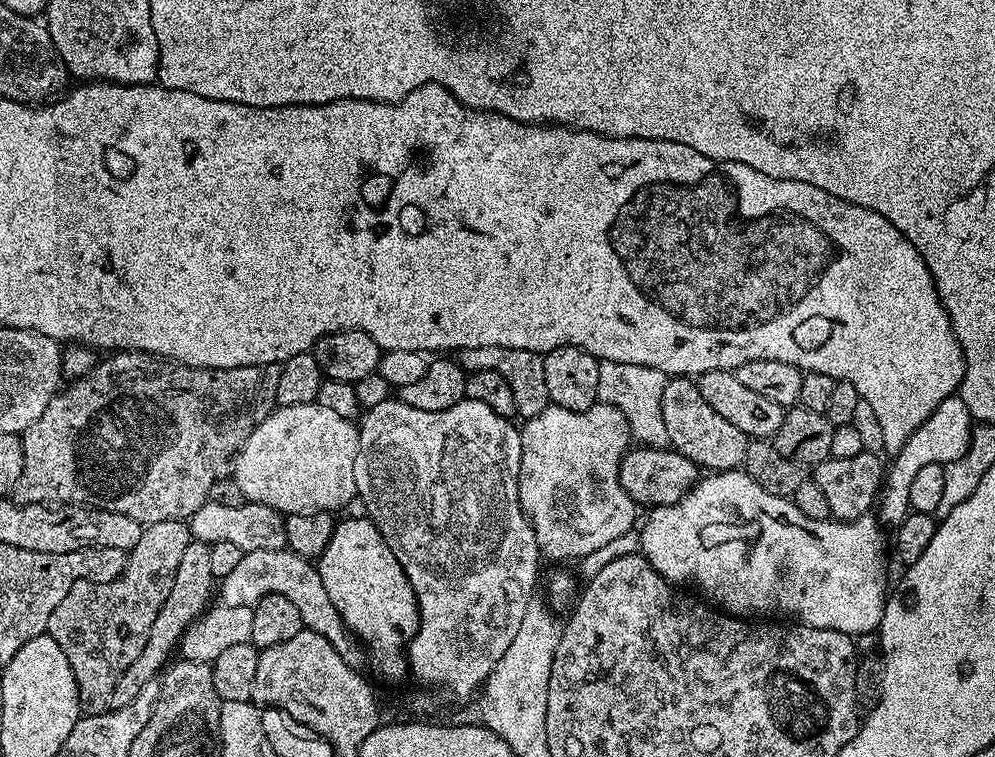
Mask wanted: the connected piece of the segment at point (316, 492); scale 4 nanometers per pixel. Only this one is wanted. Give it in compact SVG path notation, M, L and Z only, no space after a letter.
M285 404L269 411L260 425L253 427L234 457L234 479L245 501L265 504L278 513L331 512L344 508L358 493L354 482L354 458L360 445L360 429L353 421L326 410L321 404Z

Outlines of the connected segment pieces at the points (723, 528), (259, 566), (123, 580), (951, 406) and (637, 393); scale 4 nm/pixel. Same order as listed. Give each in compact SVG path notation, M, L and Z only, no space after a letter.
M733 470L731 472L712 472L708 476L701 479L699 482L693 484L692 488L683 496L678 502L673 504L667 504L661 508L652 508L649 511L648 521L644 524L644 529L640 532L640 548L639 551L644 555L650 562L650 566L654 570L658 570L658 574L664 577L669 584L673 586L681 586L680 584L697 584L700 587L700 592L705 596L707 603L709 605L715 606L721 613L727 614L729 616L735 616L737 618L780 618L776 616L789 616L789 621L795 622L797 624L804 624L807 628L825 628L826 630L838 630L839 632L845 632L847 636L853 638L859 638L863 632L875 633L880 626L880 620L884 616L884 606L886 603L886 593L889 591L888 588L888 572L884 569L884 532L885 529L882 527L881 521L877 519L875 515L869 514L860 517L858 520L851 522L841 522L835 518L829 518L827 520L815 520L810 518L806 514L802 514L802 510L798 510L798 506L789 497L786 496L775 496L770 494L766 490L762 490L762 486L758 486L758 482L754 482L754 478L750 478L747 472L743 470Z
M284 548L246 552L242 562L238 562L238 567L230 570L230 574L223 576L218 584L218 600L220 596L219 603L226 608L252 608L259 600L270 594L290 598L290 602L298 606L305 629L322 634L341 650L347 649L349 633L338 610L334 610L334 602L330 602L330 594L326 594L326 586L322 586L319 567L311 559L305 559L298 553Z
M183 519L163 520L147 525L141 531L136 545L127 553L128 561L125 564L123 561L122 571L116 579L107 580L105 584L95 584L90 580L74 582L66 598L62 598L54 614L50 614L47 634L65 651L77 680L81 705L85 709L104 710L109 707L118 678L130 666L130 662L134 662L134 658L142 654L142 646L146 646L150 626L154 626L154 618L158 618L162 602L166 602L170 595L170 586L174 586L178 562L182 562L182 553L193 538L191 527Z
M959 394L947 396L930 414L930 418L926 418L926 422L922 422L922 426L918 426L918 430L914 430L914 434L910 434L910 438L902 446L902 450L895 453L891 459L893 460L892 466L889 465L886 470L884 490L907 497L910 482L914 482L914 478L918 475L918 470L922 470L922 466L946 465L967 454L972 440L973 427L973 418L966 410Z
M602 360L598 366L597 401L617 408L626 418L633 441L649 448L662 448L668 444L666 422L662 422L662 390L666 390L670 377L662 370L626 362Z

